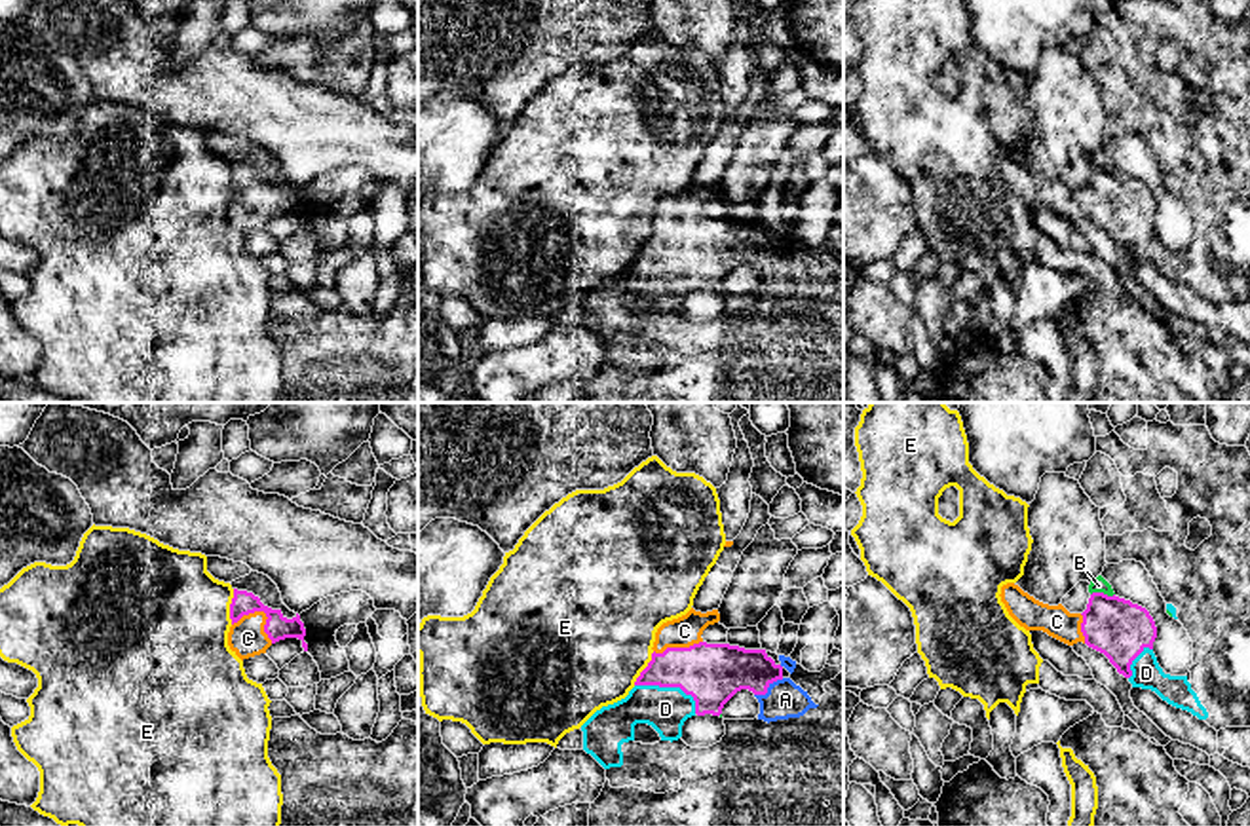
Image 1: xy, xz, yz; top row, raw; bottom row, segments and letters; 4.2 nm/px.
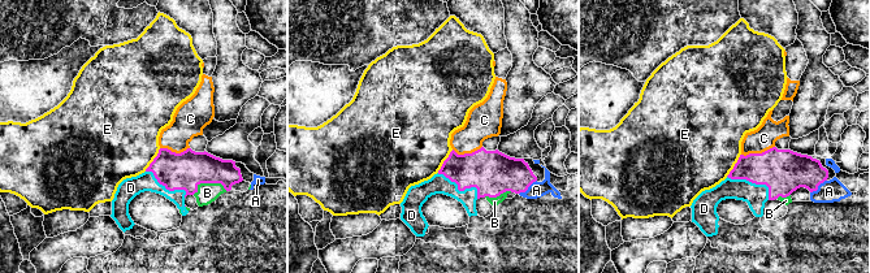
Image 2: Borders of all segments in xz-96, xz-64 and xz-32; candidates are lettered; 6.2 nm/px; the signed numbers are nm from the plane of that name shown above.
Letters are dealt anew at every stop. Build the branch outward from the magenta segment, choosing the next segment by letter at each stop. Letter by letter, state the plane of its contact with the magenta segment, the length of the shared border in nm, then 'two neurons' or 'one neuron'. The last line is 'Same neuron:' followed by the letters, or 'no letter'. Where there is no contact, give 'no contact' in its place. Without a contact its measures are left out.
A: xz | 150 nm | one neuron
B: yz | 100 nm | one neuron
C: xy | 190 nm | one neuron
D: xz | 300 nm | one neuron
E: xy | 150 nm | two neurons
Same neuron: A, B, C, D

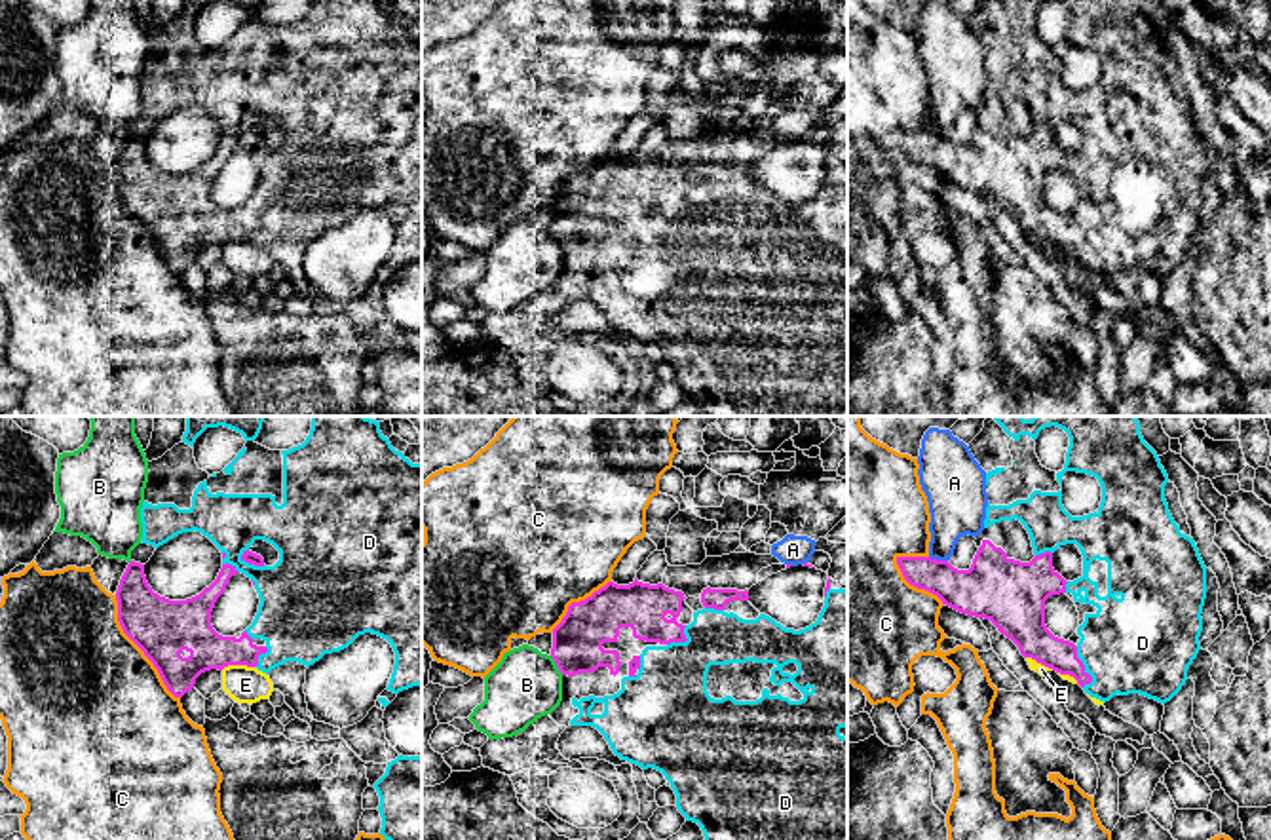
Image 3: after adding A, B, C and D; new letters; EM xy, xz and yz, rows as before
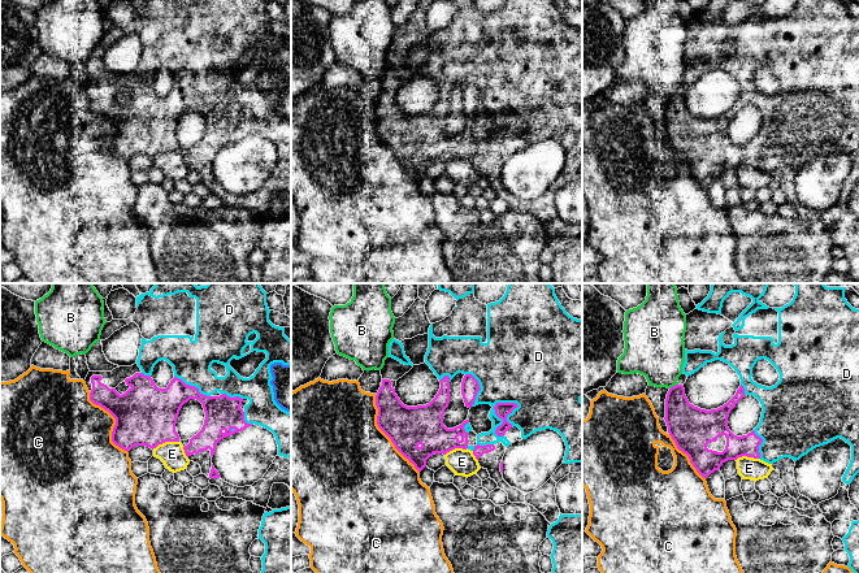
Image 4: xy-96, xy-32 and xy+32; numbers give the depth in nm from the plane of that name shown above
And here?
A: yz | 80 nm | two neurons
B: xz | 100 nm | two neurons
C: xy | 500 nm | two neurons
D: yz | 180 nm | one neuron
E: xy | 150 nm | two neurons
Same neuron: D

